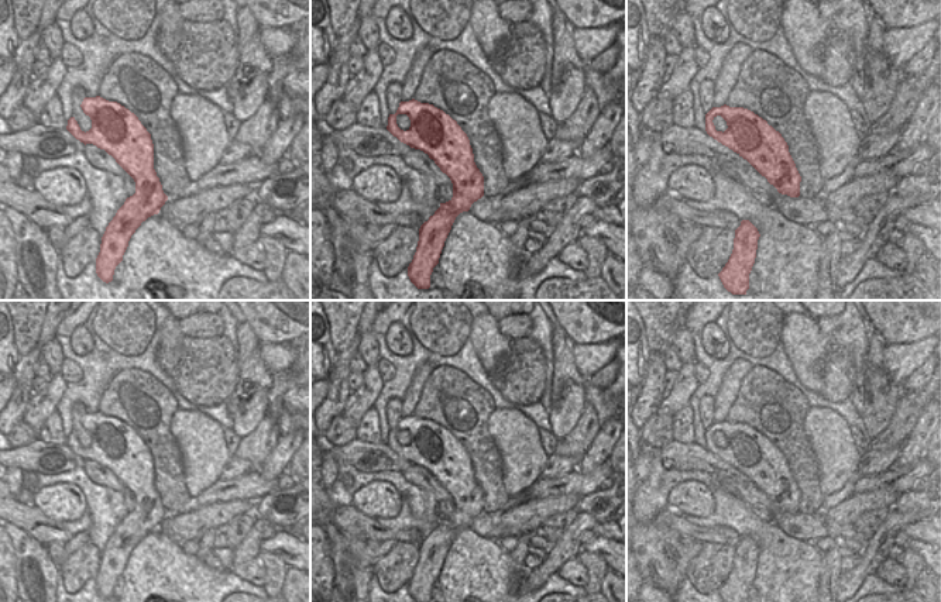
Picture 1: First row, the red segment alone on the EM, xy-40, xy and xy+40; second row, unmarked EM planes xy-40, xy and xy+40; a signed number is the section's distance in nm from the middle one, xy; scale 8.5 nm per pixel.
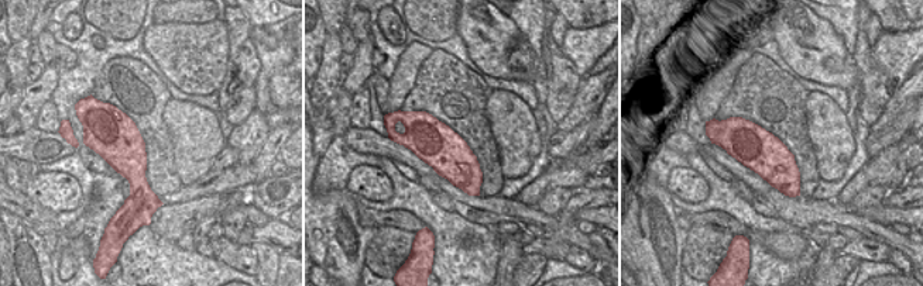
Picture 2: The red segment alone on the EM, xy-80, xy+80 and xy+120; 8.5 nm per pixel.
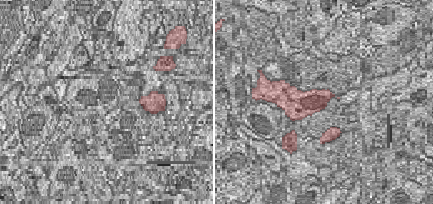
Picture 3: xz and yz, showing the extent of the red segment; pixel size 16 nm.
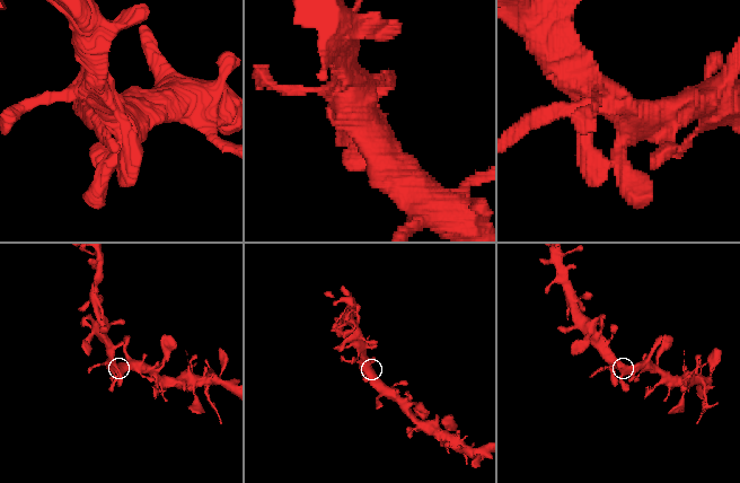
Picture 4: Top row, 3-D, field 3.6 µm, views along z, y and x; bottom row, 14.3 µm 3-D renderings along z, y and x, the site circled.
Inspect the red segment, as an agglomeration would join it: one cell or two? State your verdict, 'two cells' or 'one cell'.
one cell

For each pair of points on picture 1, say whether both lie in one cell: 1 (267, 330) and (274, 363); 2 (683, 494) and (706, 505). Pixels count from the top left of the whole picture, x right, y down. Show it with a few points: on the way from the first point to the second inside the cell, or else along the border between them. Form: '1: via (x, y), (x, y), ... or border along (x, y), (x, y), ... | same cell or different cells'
1: border along (289, 341), (260, 344) | different cells
2: via (689, 496), (700, 502) | same cell

